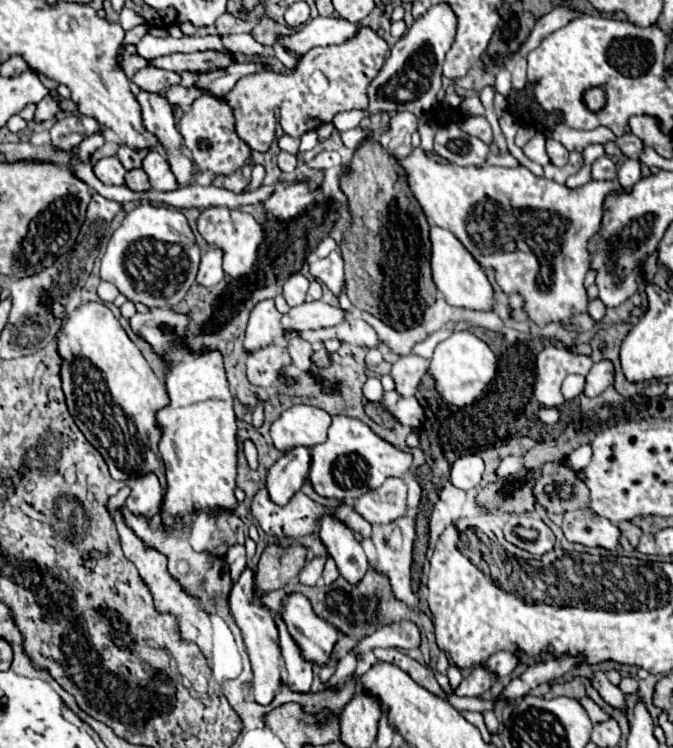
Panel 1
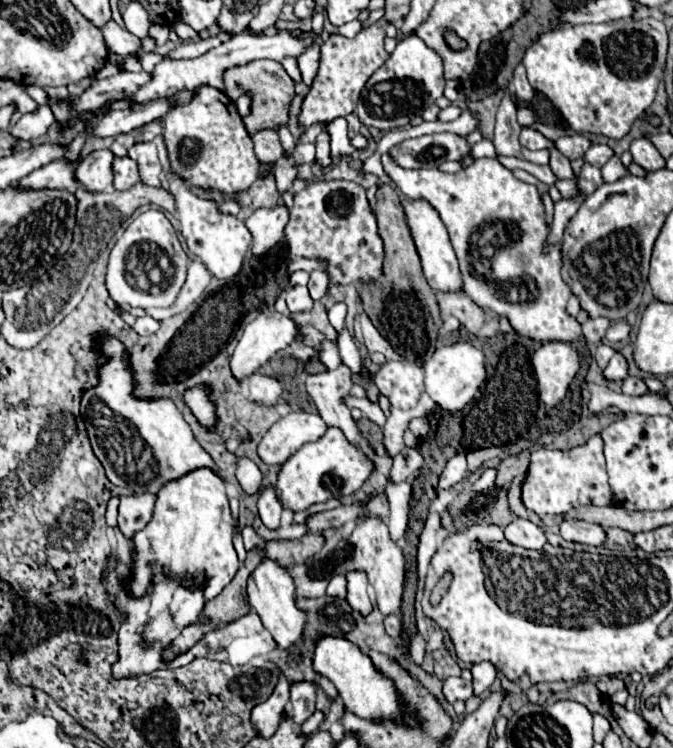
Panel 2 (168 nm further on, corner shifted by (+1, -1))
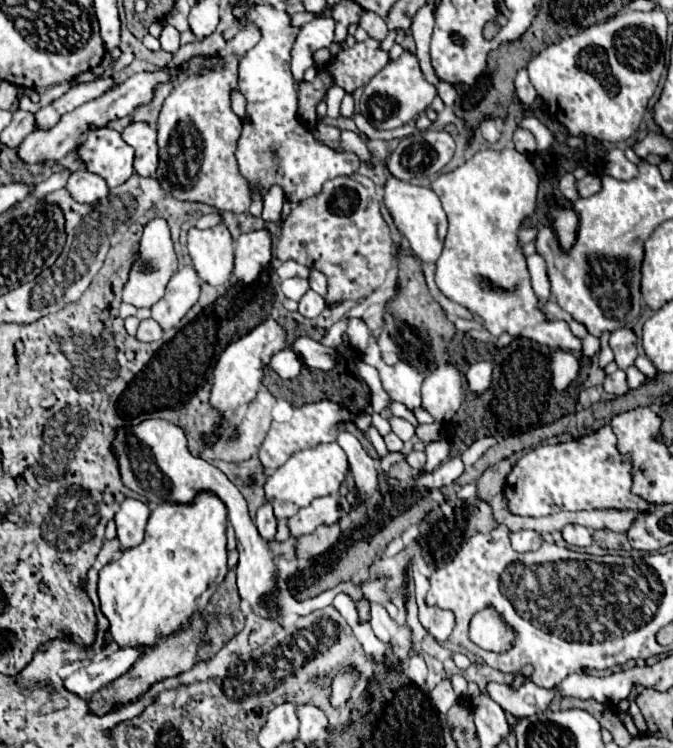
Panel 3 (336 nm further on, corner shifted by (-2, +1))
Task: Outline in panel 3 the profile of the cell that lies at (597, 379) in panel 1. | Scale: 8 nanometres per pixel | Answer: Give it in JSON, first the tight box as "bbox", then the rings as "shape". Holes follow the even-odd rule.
{"bbox":[610,328,638,370],"shape":[[[620,328],[620,330],[612,332],[612,336],[610,336],[610,348],[614,350],[618,368],[626,370],[628,366],[632,366],[634,360],[636,360],[636,356],[638,356],[634,330],[630,330],[630,328]]]}

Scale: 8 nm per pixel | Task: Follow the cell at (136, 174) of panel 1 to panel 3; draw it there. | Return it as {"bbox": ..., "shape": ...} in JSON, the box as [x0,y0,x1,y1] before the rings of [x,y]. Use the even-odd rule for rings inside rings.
{"bbox":[76,126,134,188],"shape":[[[110,126],[90,128],[76,148],[82,166],[106,180],[110,188],[124,184],[132,174],[134,150]]]}

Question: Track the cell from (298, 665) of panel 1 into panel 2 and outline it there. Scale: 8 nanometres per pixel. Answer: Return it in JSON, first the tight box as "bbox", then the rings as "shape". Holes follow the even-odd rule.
{"bbox":[291,680,315,724],"shape":[[[299,680],[291,682],[291,716],[295,724],[303,724],[315,710],[315,682]]]}

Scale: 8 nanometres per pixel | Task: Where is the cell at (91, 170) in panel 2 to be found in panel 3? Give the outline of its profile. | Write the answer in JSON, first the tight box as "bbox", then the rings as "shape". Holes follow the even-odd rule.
{"bbox":[66,170,108,204],"shape":[[[76,170],[70,178],[68,178],[68,184],[66,184],[66,190],[70,192],[70,196],[80,202],[80,204],[90,204],[90,202],[96,202],[104,196],[108,196],[108,186],[106,182],[96,176],[96,174],[90,174],[88,170]]]}

